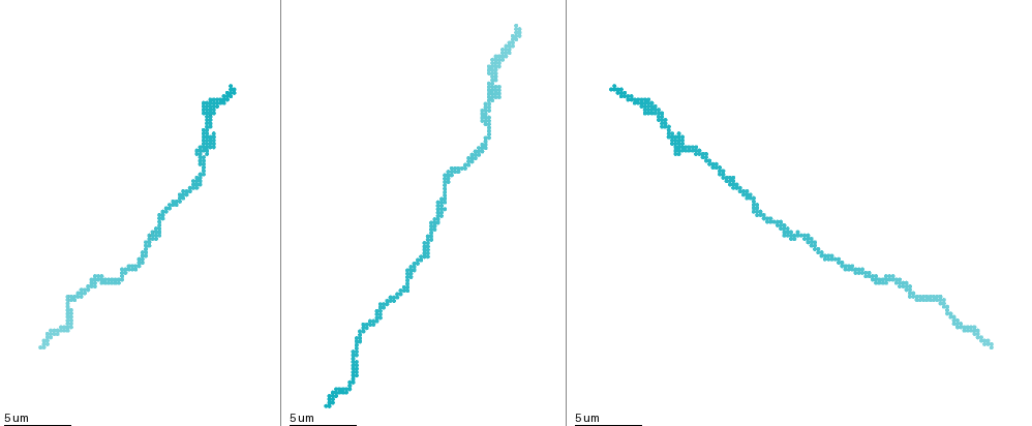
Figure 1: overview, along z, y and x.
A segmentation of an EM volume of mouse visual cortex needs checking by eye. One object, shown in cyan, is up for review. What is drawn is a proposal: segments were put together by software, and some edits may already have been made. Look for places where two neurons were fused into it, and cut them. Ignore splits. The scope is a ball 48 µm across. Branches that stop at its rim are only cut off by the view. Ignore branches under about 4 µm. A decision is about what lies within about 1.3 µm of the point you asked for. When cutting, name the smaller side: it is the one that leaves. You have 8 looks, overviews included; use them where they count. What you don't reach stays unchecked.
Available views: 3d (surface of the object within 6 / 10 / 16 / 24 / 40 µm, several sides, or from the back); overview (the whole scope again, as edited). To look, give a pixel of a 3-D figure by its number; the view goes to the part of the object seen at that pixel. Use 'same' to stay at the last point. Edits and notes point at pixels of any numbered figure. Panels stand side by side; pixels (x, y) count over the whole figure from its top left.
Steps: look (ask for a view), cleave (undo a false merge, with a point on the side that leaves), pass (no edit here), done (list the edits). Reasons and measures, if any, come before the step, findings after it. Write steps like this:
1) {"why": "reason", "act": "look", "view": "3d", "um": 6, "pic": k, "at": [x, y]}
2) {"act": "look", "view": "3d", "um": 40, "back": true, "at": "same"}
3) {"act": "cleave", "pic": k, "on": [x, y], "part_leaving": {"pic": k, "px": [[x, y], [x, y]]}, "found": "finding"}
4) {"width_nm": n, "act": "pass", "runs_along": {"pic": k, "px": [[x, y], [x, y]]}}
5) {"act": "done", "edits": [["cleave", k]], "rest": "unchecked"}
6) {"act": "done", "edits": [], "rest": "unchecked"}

{"act": "look", "view": "3d", "um": 6, "pic": 1, "at": [699, 153]}

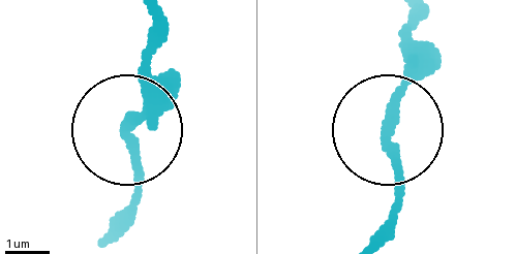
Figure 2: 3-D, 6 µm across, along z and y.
{"act": "look", "view": "3d", "um": 6, "back": true, "pic": 2, "at": [391, 128]}

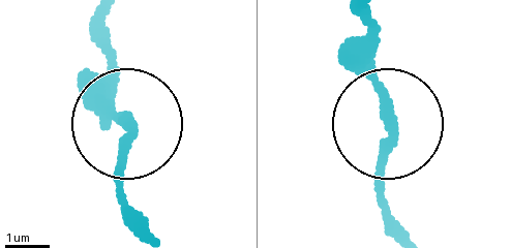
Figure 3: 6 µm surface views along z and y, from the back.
{"act": "pass", "found": "all the same neuron"}

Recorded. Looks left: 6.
{"why": "sudden change in width", "act": "look", "view": "3d", "um": 6, "pic": 1, "at": [747, 194]}

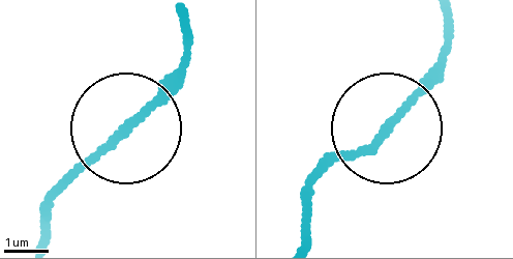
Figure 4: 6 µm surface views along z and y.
{"act": "pass", "runs_along": {"pic": 4, "px": [[302, 239], [317, 184], [447, 54]]}, "found": "continuous, no second neuron"}

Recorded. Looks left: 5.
{"why": "thin neck", "act": "look", "view": "3d", "um": 16, "pic": 1, "at": [124, 274]}

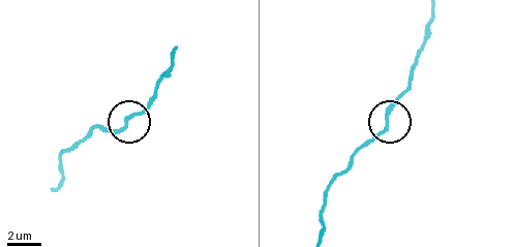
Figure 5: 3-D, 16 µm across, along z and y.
{"act": "pass", "runs_along": {"pic": 5, "px": [[424, 37], [411, 86], [383, 128], [351, 159]]}, "found": "one neuron here"}

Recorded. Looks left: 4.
{"act": "look", "view": "3d", "um": 10, "pic": 1, "at": [801, 235]}

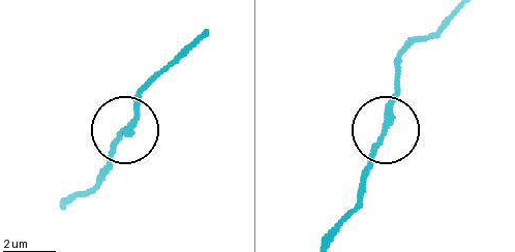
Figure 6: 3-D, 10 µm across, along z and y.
{"why": "closer look", "act": "look", "view": "3d", "um": 6, "pic": 6, "at": [388, 124]}

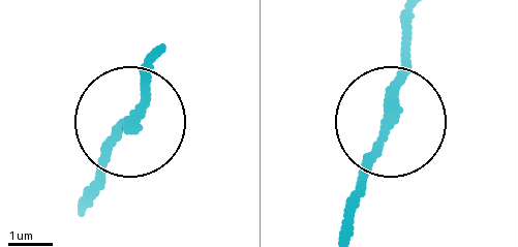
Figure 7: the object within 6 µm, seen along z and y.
{"act": "pass", "runs_along": {"pic": 7, "px": [[126, 124], [145, 72]]}, "found": "all the same neuron"}

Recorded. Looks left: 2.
{"act": "done", "edits": [], "rest": "unchecked"}

